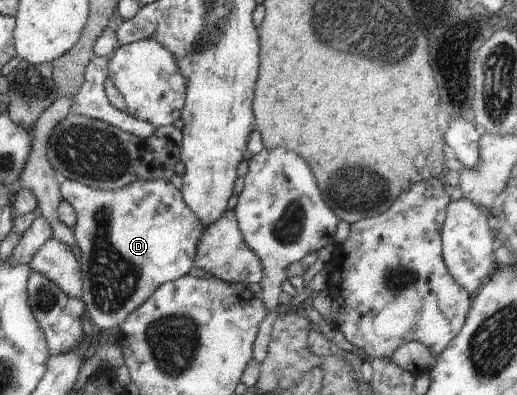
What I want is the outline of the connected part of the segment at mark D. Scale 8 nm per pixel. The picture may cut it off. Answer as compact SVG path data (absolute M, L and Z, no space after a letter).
M67 179L60 185L61 197L75 211L73 227L76 244L81 249L82 301L90 322L102 336L106 330L119 327L129 315L140 307L161 285L187 276L194 266L197 243L203 236L204 227L187 207L181 191L165 179L146 181L135 179L133 183L115 189L102 191Z

